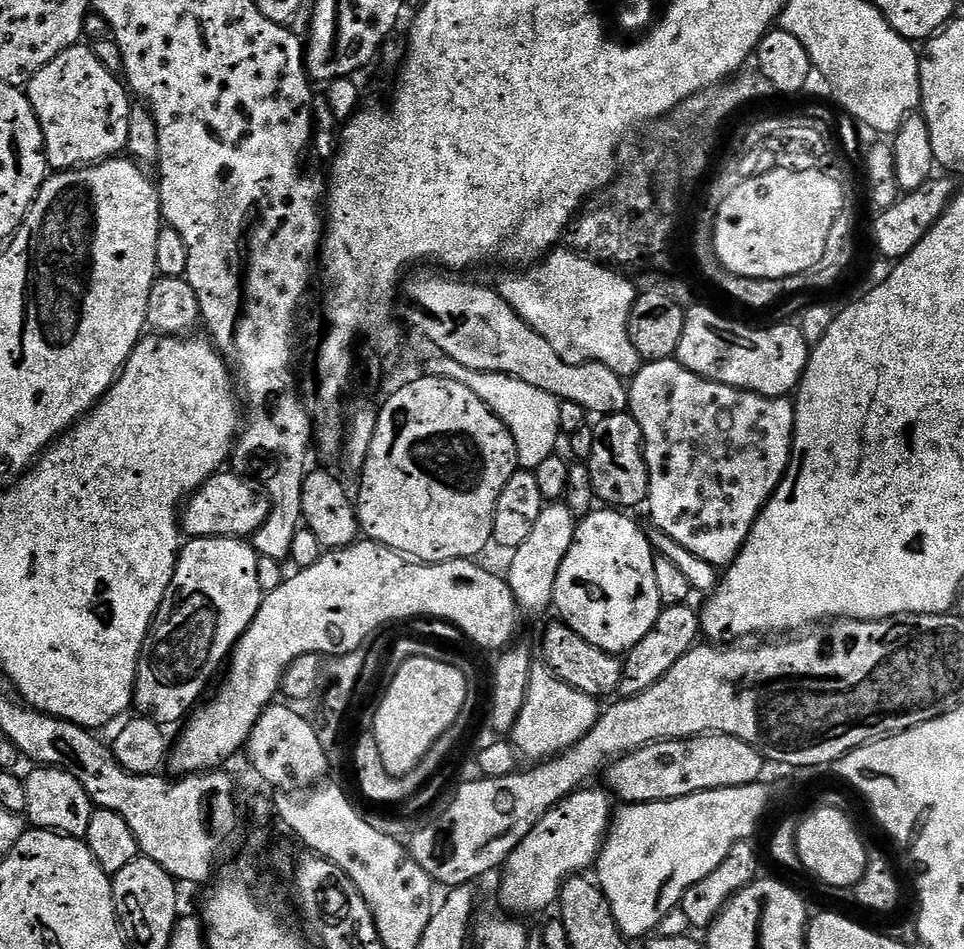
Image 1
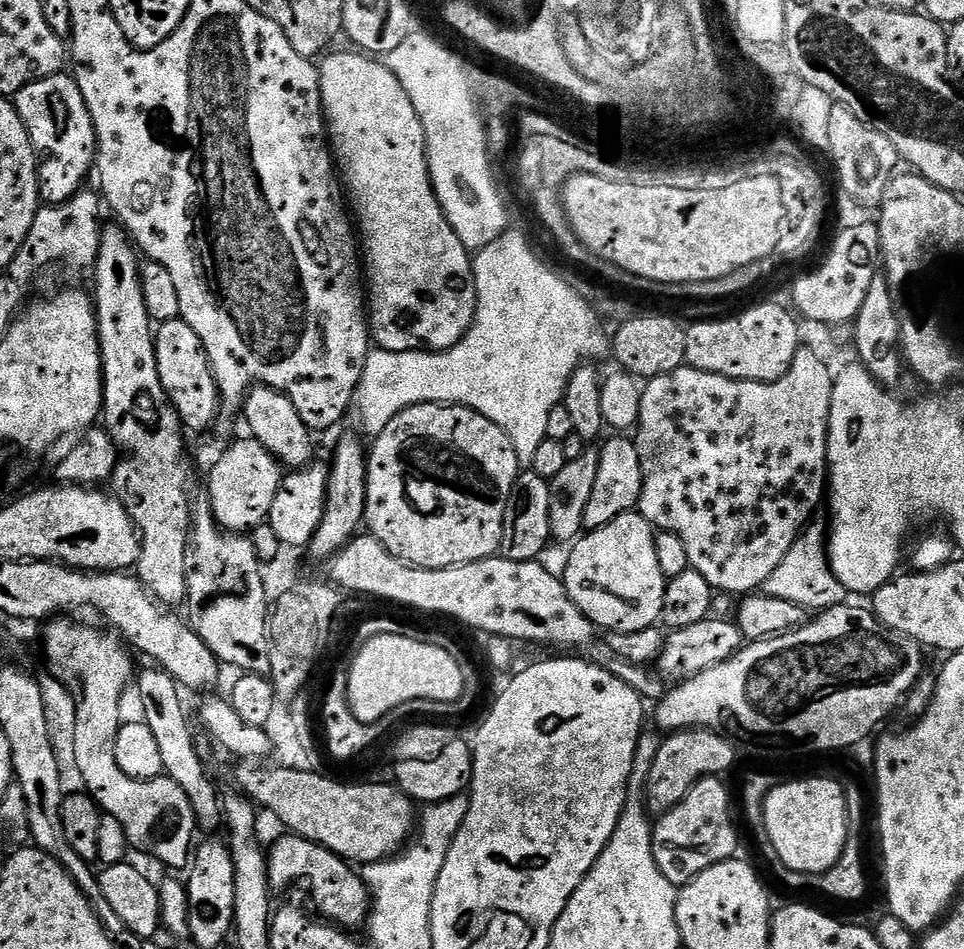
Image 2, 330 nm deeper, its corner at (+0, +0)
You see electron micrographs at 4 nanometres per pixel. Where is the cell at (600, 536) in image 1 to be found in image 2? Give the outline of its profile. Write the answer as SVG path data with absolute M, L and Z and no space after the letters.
M639 511L623 512L614 522L606 522L606 526L585 531L571 545L572 553L564 564L562 579L570 598L590 618L597 629L605 633L633 632L653 627L660 620L664 605L665 578L662 570L658 570L658 557L654 555L656 532L646 517Z

